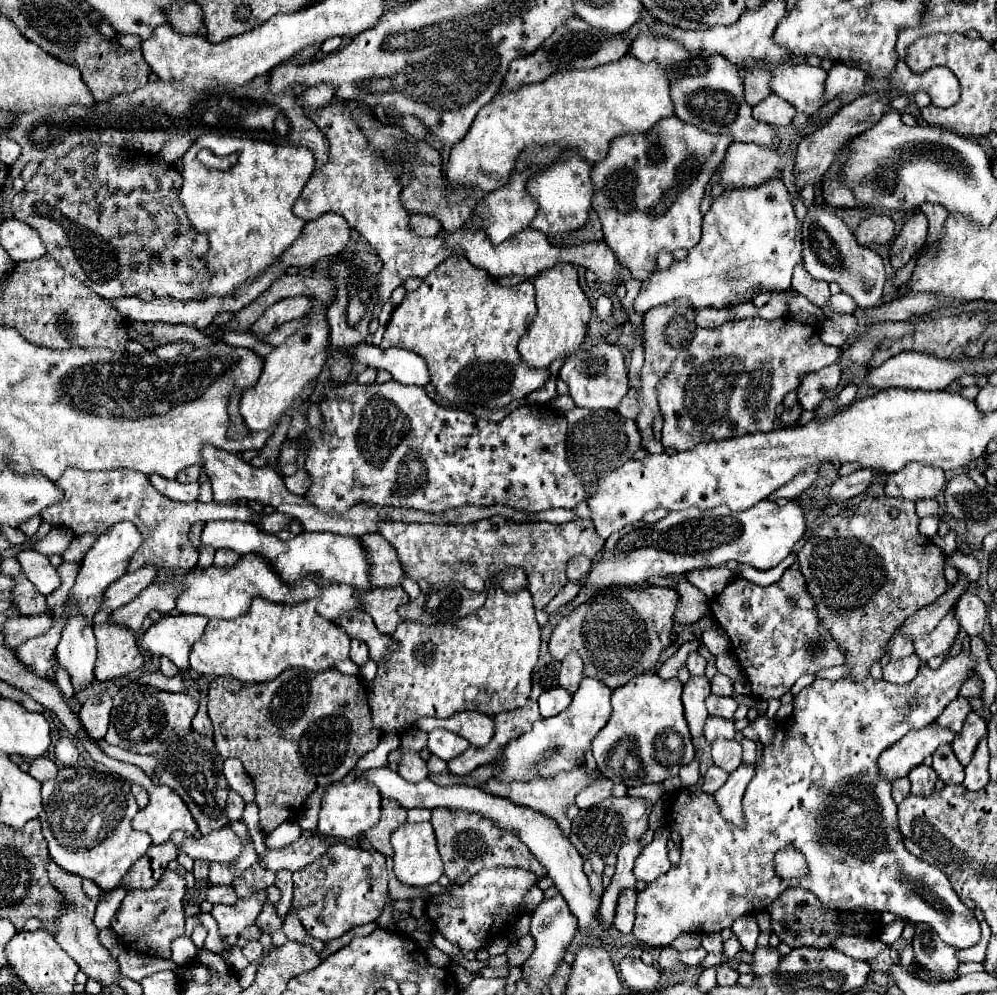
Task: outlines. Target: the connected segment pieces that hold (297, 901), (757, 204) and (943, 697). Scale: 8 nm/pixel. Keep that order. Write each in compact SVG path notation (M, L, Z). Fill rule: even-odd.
M333 843L319 861L293 873L293 903L289 913L295 913L305 931L321 941L331 941L357 925L375 921L389 897L385 855L365 851L345 843Z
M771 179L753 189L735 189L723 191L711 203L707 217L703 217L703 237L701 241L687 253L683 261L673 261L667 271L655 271L647 281L633 303L633 309L639 313L647 313L649 309L677 301L681 297L689 299L689 303L697 309L701 307L725 307L729 303L749 301L759 291L789 291L791 275L795 263L803 261L803 243L801 243L801 225L793 213L791 195L781 179Z
M961 651L957 657L951 657L947 661L941 663L939 669L929 669L929 667L923 667L919 669L917 677L907 683L907 685L893 685L893 683L887 683L887 681L873 681L871 677L867 677L865 681L853 681L853 679L839 679L839 681L829 681L829 679L815 679L809 687L801 689L801 693L795 697L793 705L793 715L783 721L787 727L781 727L777 733L775 733L775 739L771 745L767 745L763 749L763 755L761 755L761 763L755 767L755 777L751 779L751 783L747 785L747 791L743 795L743 815L745 815L745 827L735 827L731 825L729 821L725 821L719 813L717 813L717 805L713 801L713 795L709 793L703 793L701 789L695 791L691 787L683 787L679 789L677 793L671 795L669 803L667 803L667 825L677 831L681 835L681 861L679 865L671 867L663 877L647 883L647 887L643 891L637 893L637 919L635 919L635 927L633 927L633 935L643 941L645 945L649 947L667 947L671 945L671 941L675 937L679 937L681 933L697 933L697 935L705 935L705 933L719 933L721 929L727 929L733 925L735 919L743 917L743 915L749 915L749 913L759 913L763 909L767 909L781 893L783 889L787 887L803 887L811 893L815 893L819 897L819 901L823 901L823 905L827 905L829 909L837 909L837 911L849 911L849 909L865 909L865 911L889 911L889 913L895 913L899 917L905 917L909 919L911 923L927 923L933 927L935 933L939 933L941 941L945 941L947 945L955 947L955 949L967 949L967 947L973 947L981 941L981 929L979 929L979 921L975 919L973 915L973 909L969 909L959 897L957 893L953 891L947 875L939 869L939 867L933 867L929 863L925 863L923 859L915 857L913 853L909 853L903 845L903 837L897 829L897 803L893 801L891 797L891 781L889 779L883 779L879 777L879 767L877 767L877 759L881 755L881 751L885 751L889 745L897 743L907 731L911 729L923 729L927 725L931 725L939 715L941 711L957 697L961 685L969 679L969 673L973 671L975 667L975 659L969 655L969 651ZM787 845L793 845L797 847L805 857L807 857L807 863L809 863L809 869L811 873L803 879L781 879L777 873L775 873L775 867L773 867L773 857L779 849L785 849Z

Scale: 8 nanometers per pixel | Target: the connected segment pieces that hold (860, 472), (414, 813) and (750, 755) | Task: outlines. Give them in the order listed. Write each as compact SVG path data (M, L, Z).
M857 469L855 473L851 473L847 477L839 477L833 483L829 497L835 501L849 501L849 499L861 495L871 485L871 479L873 479L873 469Z
M426 808L410 809L407 812L407 822L418 823L426 822L431 819L431 810Z
M743 739L743 763L755 763L755 755L757 755L757 745L751 739Z

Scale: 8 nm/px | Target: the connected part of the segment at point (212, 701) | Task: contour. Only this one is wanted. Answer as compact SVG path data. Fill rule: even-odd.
M291 667L291 669L285 669L277 679L273 681L267 681L267 683L241 683L237 681L235 677L217 677L211 681L209 685L209 717L213 721L213 729L215 729L215 747L219 751L221 757L235 757L243 763L245 771L251 775L253 783L255 783L255 791L257 791L257 797L255 797L255 805L259 807L259 819L261 819L261 829L263 833L269 833L273 831L277 825L285 823L285 821L291 821L297 817L297 813L303 809L303 803L305 799L319 787L319 785L329 785L329 783L337 783L341 781L349 771L355 769L357 761L371 749L375 749L379 745L379 739L381 739L381 733L377 729L373 729L371 725L371 711L367 707L367 687L365 683L361 681L361 677L353 677L353 675L345 675L345 673L339 673L337 669L329 669L329 671L309 671L309 669L299 669L299 667Z

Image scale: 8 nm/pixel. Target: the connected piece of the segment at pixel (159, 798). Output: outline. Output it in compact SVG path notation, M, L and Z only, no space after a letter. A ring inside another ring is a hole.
M155 785L147 793L149 805L133 817L131 825L137 831L147 831L153 839L153 845L169 841L169 835L177 829L189 835L197 831L197 823L191 817L191 811L183 803L183 799L175 795L175 791L165 785Z

